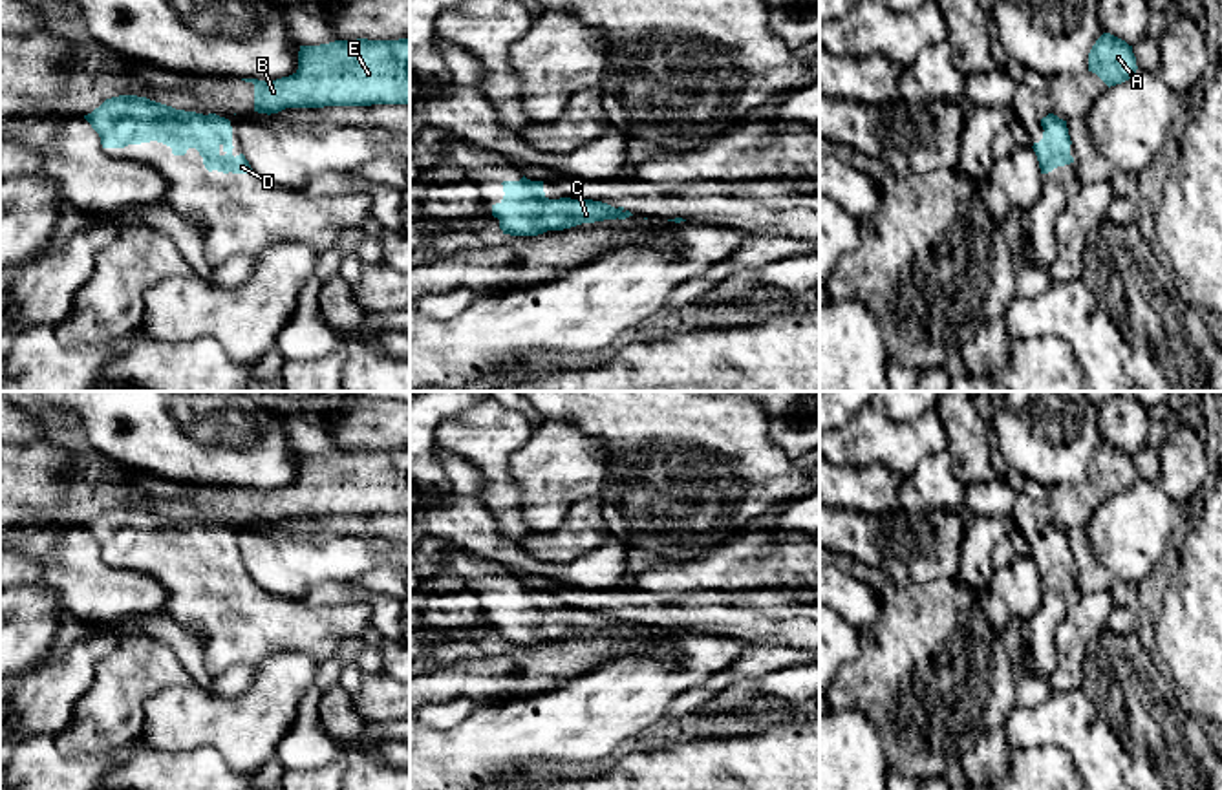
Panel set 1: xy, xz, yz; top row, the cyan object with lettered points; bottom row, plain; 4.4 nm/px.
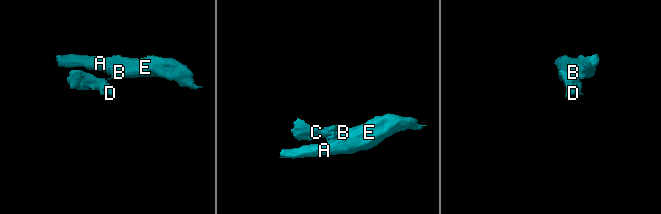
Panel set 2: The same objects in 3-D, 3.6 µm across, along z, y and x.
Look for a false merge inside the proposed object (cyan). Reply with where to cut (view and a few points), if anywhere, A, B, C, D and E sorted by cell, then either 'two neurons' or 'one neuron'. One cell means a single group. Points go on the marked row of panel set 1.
cut in xy along (209, 114), (218, 117); A B E / C D; two neurons

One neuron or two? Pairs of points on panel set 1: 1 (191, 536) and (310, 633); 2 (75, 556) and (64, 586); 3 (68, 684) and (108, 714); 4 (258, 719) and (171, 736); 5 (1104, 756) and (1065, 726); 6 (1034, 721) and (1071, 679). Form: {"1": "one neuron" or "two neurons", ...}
{"1": "one neuron", "2": "one neuron", "3": "two neurons", "4": "one neuron", "5": "one neuron", "6": "two neurons"}

